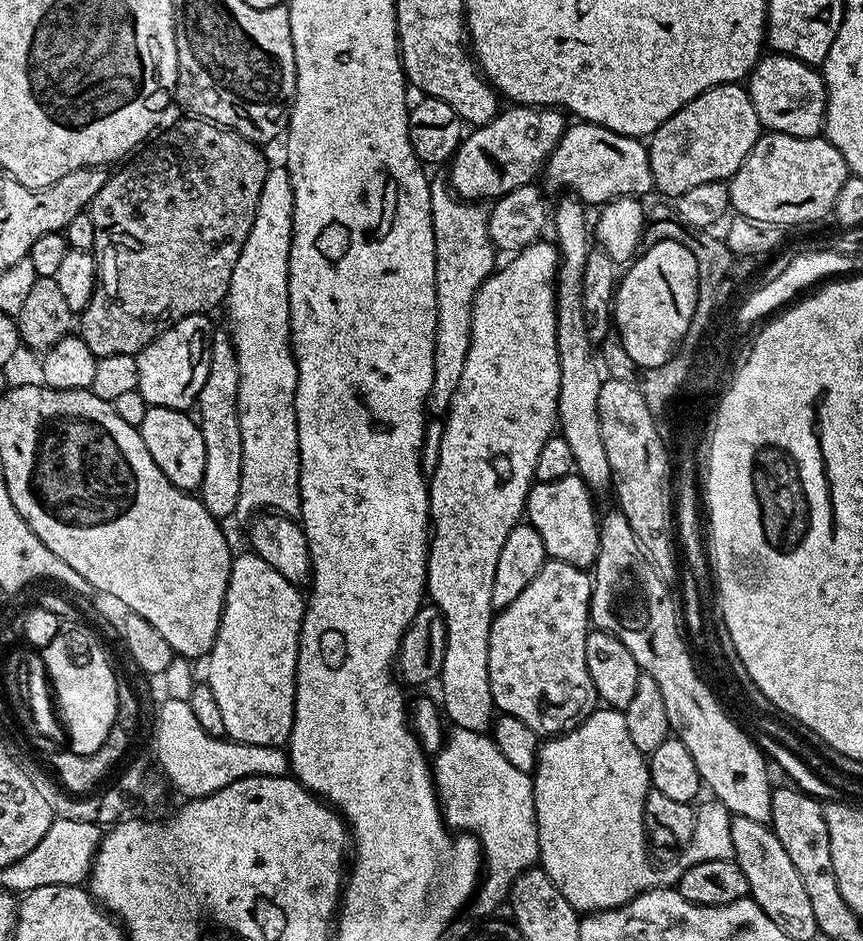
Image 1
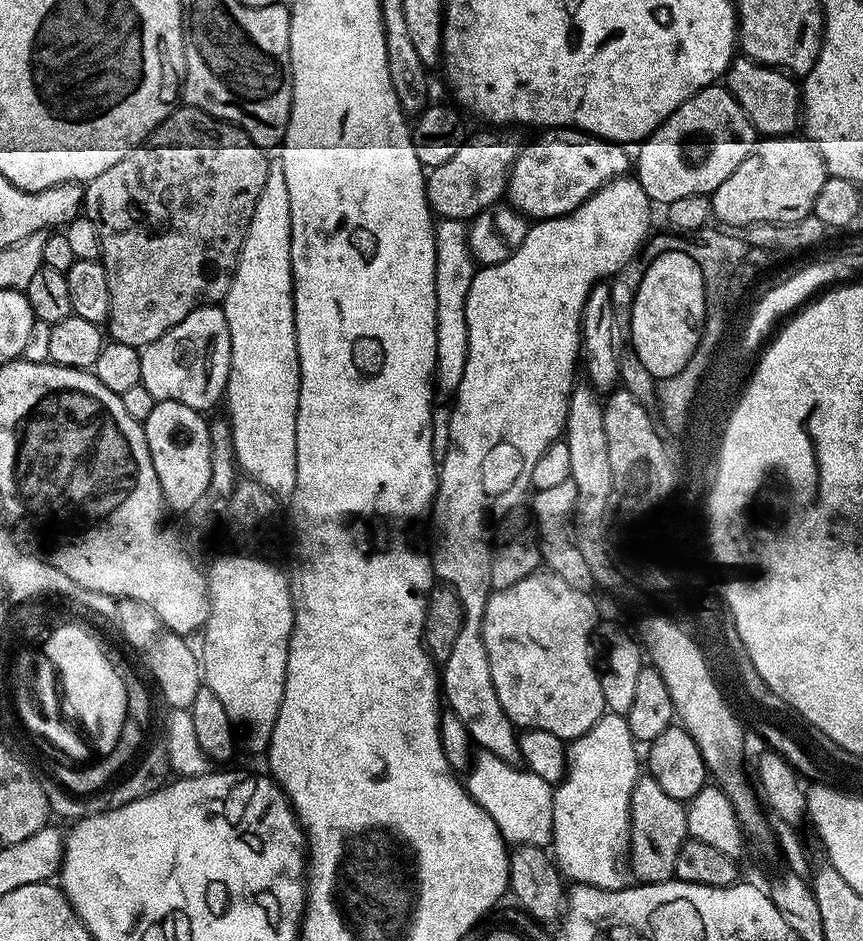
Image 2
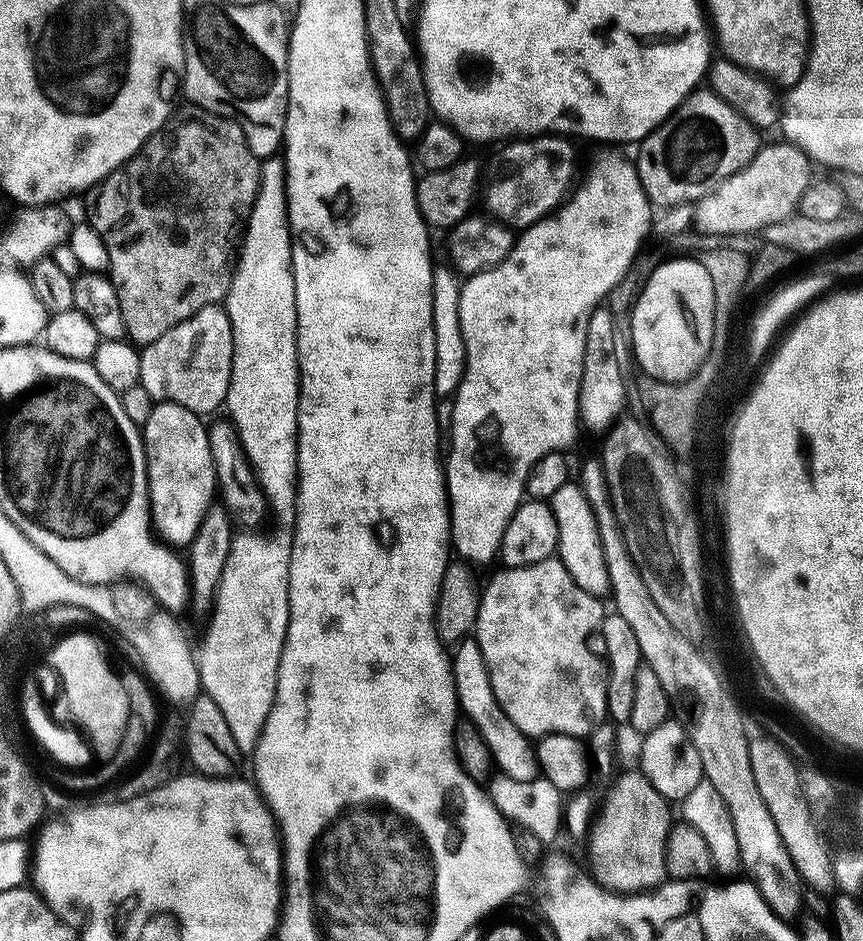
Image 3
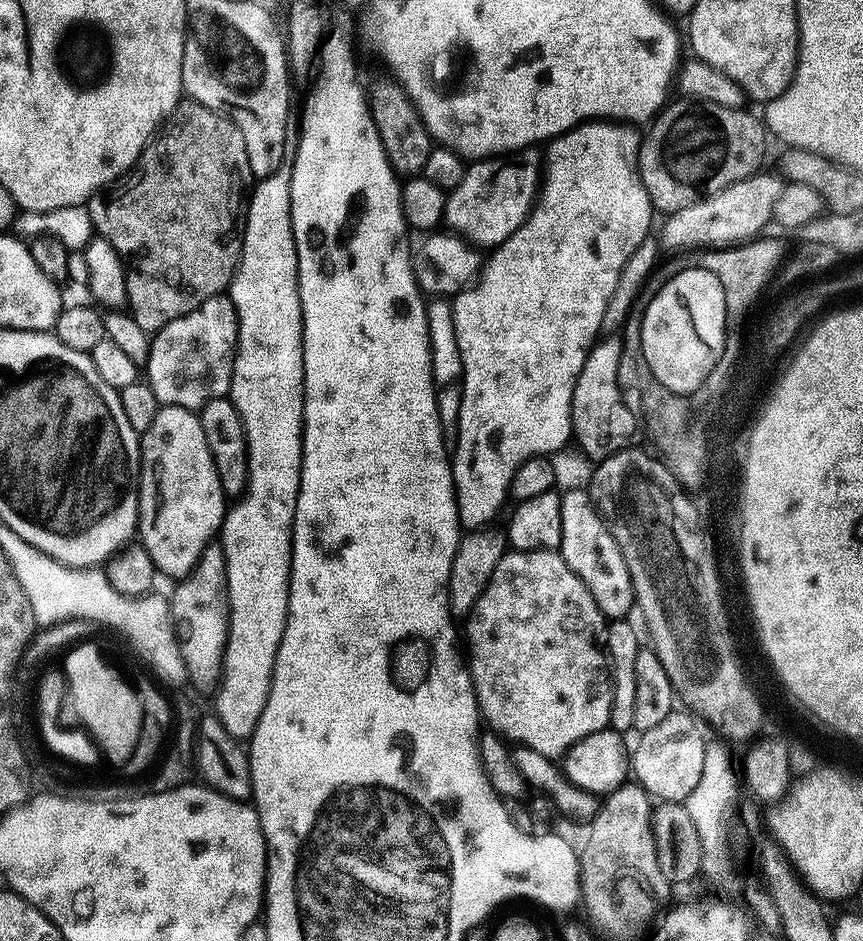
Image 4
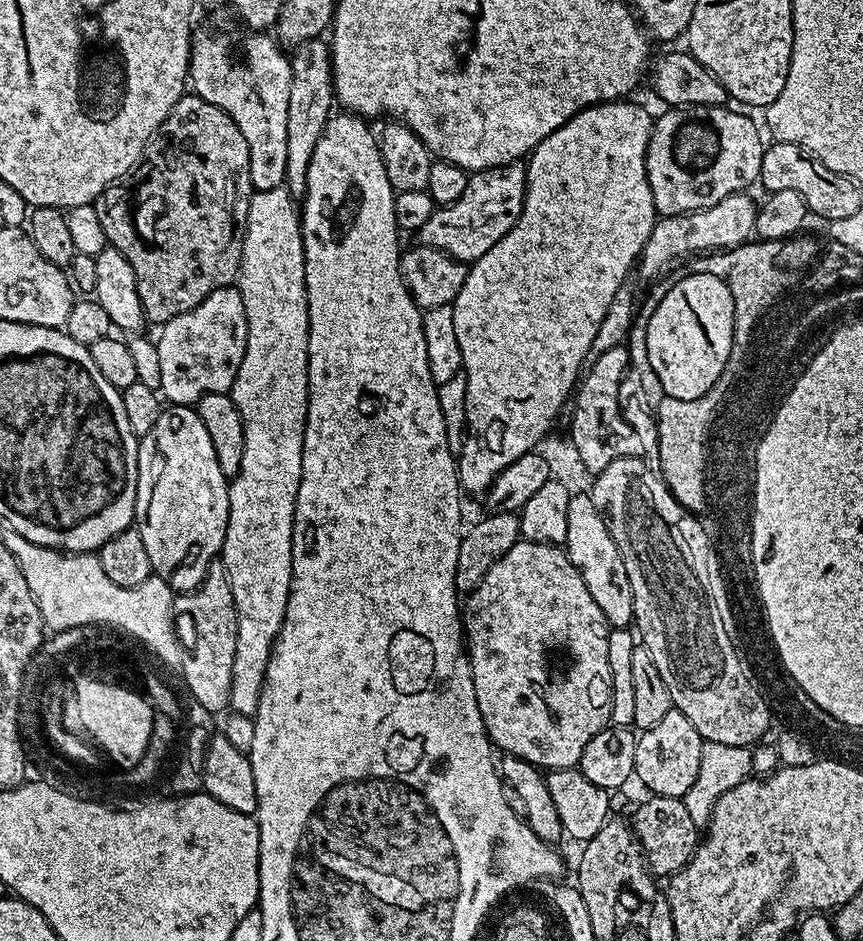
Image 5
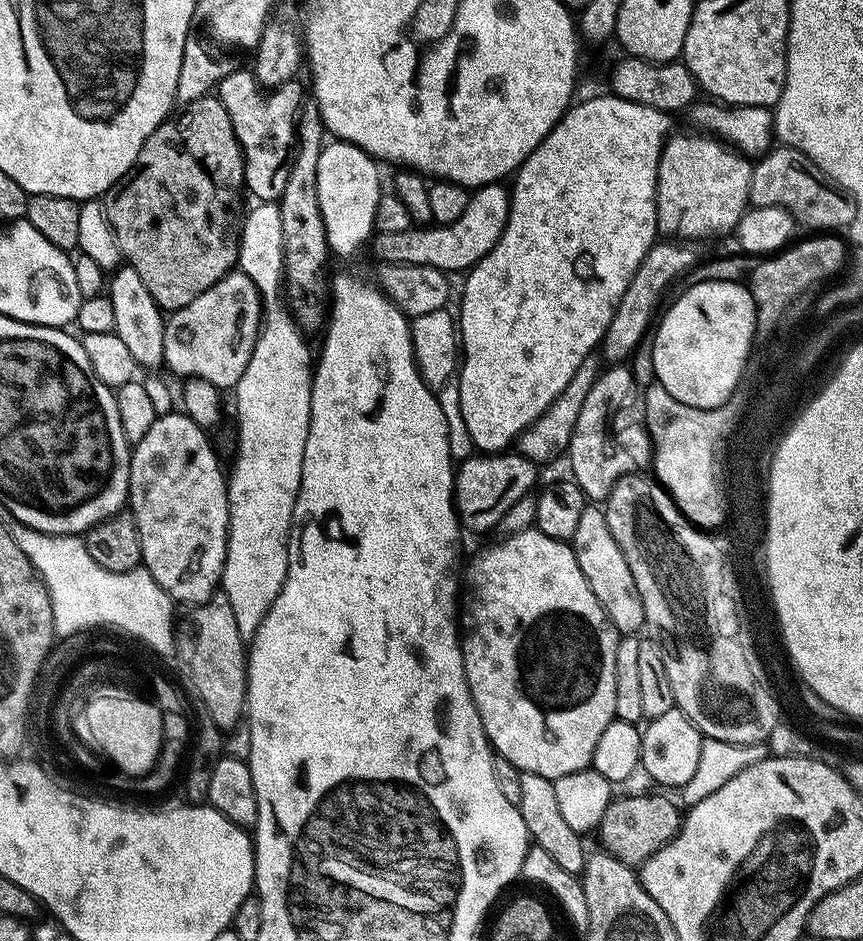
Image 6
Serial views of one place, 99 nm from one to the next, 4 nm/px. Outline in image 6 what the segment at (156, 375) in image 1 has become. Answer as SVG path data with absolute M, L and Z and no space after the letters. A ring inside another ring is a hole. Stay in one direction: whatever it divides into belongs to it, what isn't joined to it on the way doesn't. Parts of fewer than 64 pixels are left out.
M233 270L210 290L198 294L194 302L182 306L177 312L167 317L164 326L164 362L163 367L169 368L179 378L200 378L221 390L235 389L238 378L242 378L242 370L246 370L246 362L250 362L250 354L256 345L262 323L262 301L260 291L250 282L246 273Z

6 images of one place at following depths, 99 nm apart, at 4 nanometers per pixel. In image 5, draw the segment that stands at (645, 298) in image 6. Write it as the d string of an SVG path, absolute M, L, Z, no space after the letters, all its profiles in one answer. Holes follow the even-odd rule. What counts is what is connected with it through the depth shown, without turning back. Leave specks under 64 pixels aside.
M741 194L724 198L718 202L718 206L710 206L706 210L660 216L638 257L638 273L642 279L652 282L656 280L655 276L663 277L689 254L708 254L713 250L734 248L751 241L756 231L757 211L757 201L752 201L748 194Z

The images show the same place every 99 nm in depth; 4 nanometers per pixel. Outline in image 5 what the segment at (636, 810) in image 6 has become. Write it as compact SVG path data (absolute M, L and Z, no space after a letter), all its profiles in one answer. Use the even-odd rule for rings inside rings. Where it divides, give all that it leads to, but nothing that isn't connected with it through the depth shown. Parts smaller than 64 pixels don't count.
M649 795L647 799L648 801L630 816L632 830L640 843L648 871L656 878L670 878L692 861L698 843L698 826L694 818L690 818L681 797Z

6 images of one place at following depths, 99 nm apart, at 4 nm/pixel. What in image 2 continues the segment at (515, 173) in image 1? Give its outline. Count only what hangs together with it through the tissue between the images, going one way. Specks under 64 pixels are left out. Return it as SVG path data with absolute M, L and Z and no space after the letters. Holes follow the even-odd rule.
M484 130L477 136L469 135L462 146L458 146L454 158L442 162L442 166L431 169L427 173L424 189L428 199L428 207L440 220L462 220L471 222L479 212L485 212L505 195L508 186L508 175L512 169L512 163L520 154L521 145L516 144L512 136L507 136L504 130Z

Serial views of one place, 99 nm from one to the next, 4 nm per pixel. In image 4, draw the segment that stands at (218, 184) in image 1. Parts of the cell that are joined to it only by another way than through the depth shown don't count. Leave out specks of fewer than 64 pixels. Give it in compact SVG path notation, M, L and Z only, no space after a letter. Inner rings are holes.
M184 98L142 149L135 164L89 198L86 207L95 235L110 242L126 265L126 308L140 329L158 333L174 318L182 318L190 310L198 310L202 302L229 291L244 252L248 201L253 187L242 130L229 116Z

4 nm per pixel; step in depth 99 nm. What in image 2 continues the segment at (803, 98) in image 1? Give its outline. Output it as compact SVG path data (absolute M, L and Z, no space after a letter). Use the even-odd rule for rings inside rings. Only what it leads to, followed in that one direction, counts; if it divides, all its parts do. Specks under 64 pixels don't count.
M740 54L728 67L726 87L761 137L790 136L797 131L802 120L802 88L789 73Z

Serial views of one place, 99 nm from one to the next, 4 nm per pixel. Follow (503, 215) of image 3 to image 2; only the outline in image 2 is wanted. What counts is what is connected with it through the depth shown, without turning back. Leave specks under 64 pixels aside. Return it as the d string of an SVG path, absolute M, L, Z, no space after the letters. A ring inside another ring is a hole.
M553 128L541 140L533 144L524 144L520 149L519 156L512 163L512 169L508 175L506 200L517 212L521 212L526 218L537 220L553 220L555 216L570 214L586 198L590 198L609 180L625 175L630 168L630 152L625 145L606 140L599 140L588 132L580 132L577 128Z

